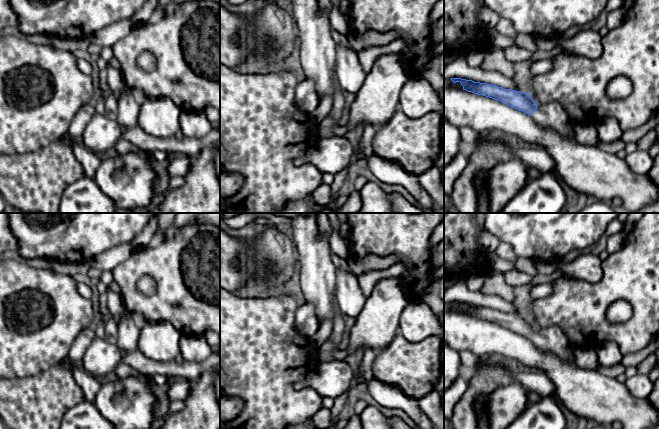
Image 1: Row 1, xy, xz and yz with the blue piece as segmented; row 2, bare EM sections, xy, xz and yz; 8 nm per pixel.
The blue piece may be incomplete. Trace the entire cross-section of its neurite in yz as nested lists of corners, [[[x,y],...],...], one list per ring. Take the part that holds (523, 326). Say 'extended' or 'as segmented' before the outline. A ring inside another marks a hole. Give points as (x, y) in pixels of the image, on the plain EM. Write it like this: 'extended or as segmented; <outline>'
extended; [[[461,302],[450,303],[453,307],[460,306],[463,314],[495,323],[531,339],[543,353],[552,353],[564,361],[575,359],[575,355],[569,349],[569,341],[566,335],[558,326],[551,326],[545,329],[537,328],[526,317],[504,313],[492,308],[474,306],[472,304]]]

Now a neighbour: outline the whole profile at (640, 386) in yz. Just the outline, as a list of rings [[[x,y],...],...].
[[[641,371],[627,378],[625,385],[629,393],[640,400],[647,400],[654,387],[654,383],[650,380],[648,373]]]

